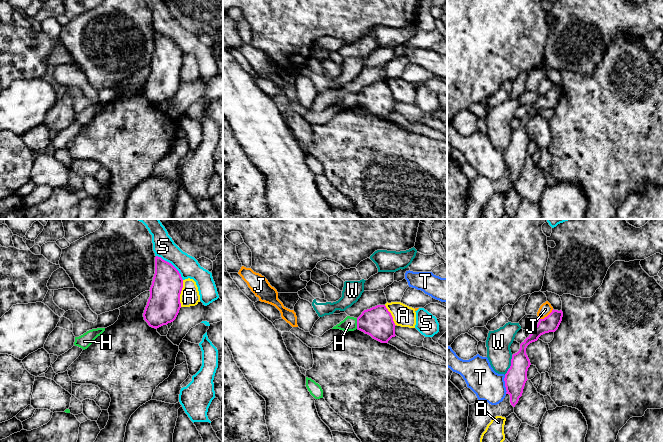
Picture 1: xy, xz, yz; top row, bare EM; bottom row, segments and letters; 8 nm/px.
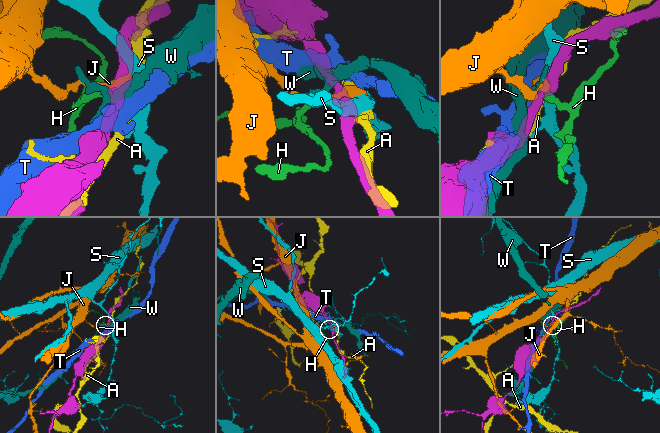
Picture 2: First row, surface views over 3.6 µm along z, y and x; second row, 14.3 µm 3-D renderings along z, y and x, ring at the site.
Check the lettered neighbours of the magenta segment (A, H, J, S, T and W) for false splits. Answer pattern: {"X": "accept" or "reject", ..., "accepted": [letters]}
{"A": "reject", "H": "reject", "J": "reject", "S": "reject", "T": "reject", "W": "reject", "accepted": []}

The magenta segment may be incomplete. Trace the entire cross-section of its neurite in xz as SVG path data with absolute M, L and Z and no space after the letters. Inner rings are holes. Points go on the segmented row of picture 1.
M385 305L364 310L357 318L357 329L381 343L388 343L396 336L395 326L393 317Z

